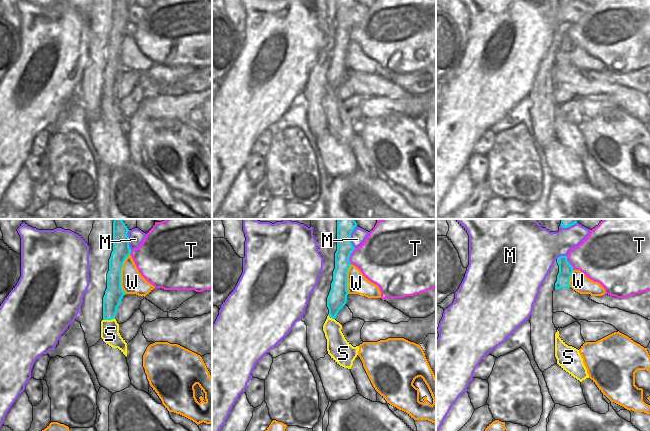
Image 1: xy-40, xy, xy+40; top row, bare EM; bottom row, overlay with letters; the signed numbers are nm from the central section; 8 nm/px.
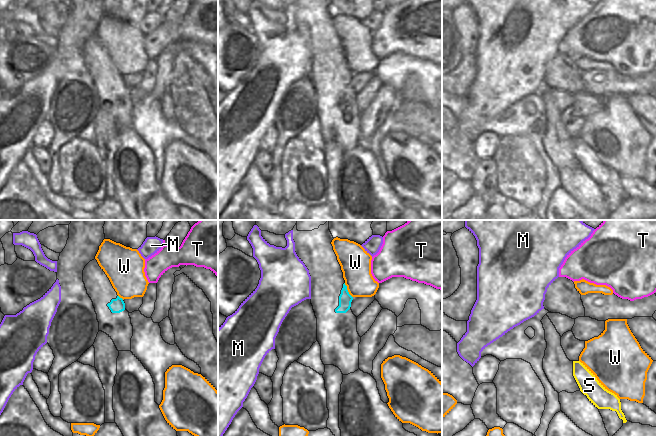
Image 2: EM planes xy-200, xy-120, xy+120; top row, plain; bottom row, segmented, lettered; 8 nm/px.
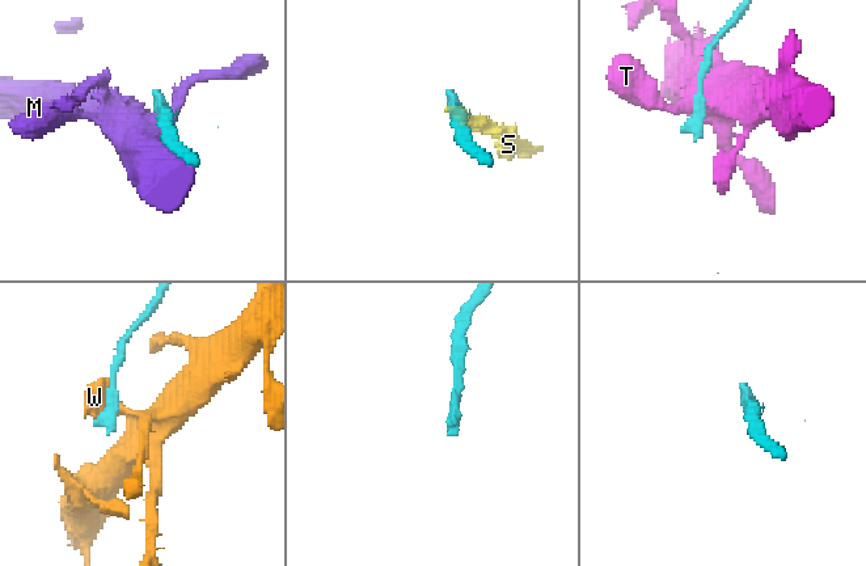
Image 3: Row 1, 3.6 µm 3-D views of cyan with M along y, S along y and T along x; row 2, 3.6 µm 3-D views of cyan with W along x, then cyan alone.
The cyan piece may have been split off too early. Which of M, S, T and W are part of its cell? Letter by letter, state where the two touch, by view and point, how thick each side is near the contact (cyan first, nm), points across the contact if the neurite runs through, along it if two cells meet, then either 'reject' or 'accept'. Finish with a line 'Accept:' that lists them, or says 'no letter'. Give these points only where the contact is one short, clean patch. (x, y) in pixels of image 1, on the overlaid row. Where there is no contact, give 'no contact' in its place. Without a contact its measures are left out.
M: contact xy (350, 237); calibres 150 and 120 nm; reject
S: contact xy-40 (108, 319); calibres 150 and 150 nm; accept
T: contact xy (349, 256); calibres 140 and 380 nm; border xy (355, 248), (349, 257), (350, 263); reject
W: contact xy-40 (120, 274); calibres 150 and 180 nm; reject
Accept: S

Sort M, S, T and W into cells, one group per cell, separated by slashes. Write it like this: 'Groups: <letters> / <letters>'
Groups: M / S / T / W

